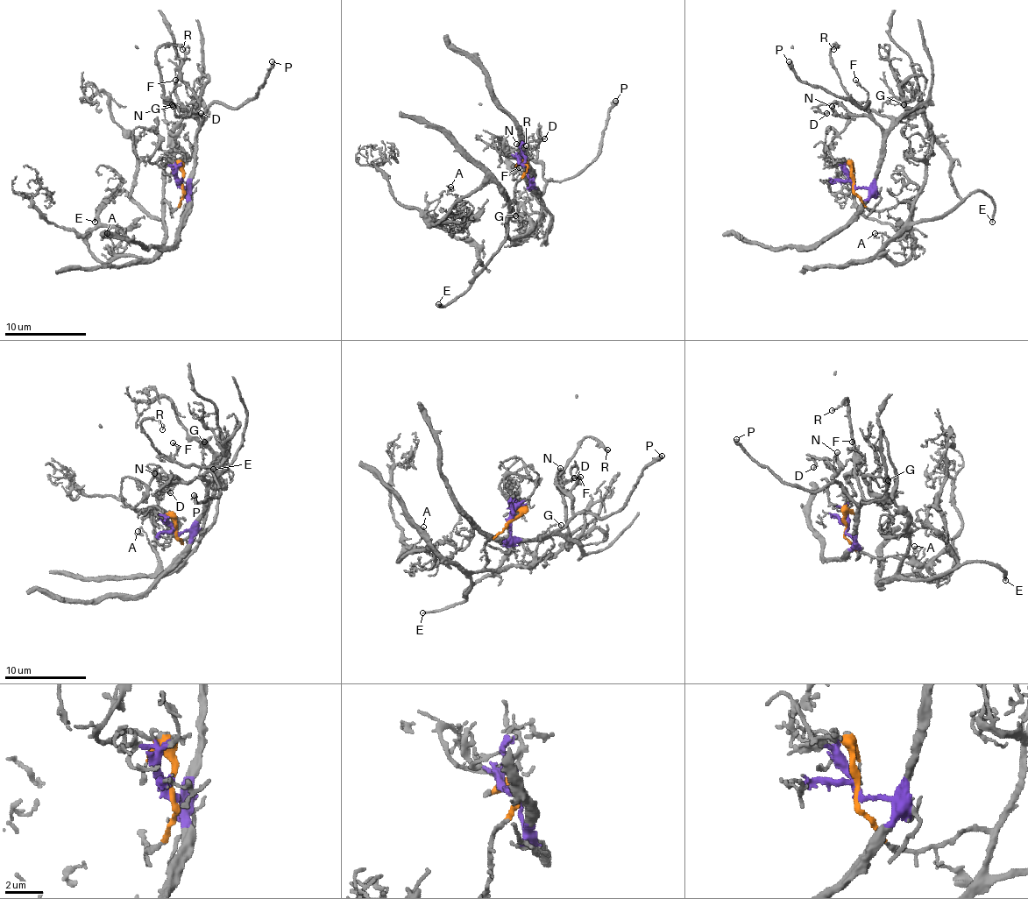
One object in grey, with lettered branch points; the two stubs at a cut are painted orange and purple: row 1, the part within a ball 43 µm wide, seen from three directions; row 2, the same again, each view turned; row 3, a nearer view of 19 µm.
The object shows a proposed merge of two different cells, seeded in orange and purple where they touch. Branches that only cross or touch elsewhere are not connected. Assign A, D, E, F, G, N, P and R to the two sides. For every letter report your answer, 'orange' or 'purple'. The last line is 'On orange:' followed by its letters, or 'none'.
A: orange
D: purple
E: orange
F: purple
G: orange
N: purple
P: purple
R: purple
On orange: A, E, G

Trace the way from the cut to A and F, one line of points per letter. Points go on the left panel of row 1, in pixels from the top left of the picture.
A: (180, 185), (182, 200), (173, 209), (164, 201), (162, 206), (164, 244), (150, 258), (115, 252), (107, 232)
F: (180, 185), (185, 187), (194, 169), (194, 132), (199, 126), (197, 120), (170, 100), (176, 85), (174, 79)

